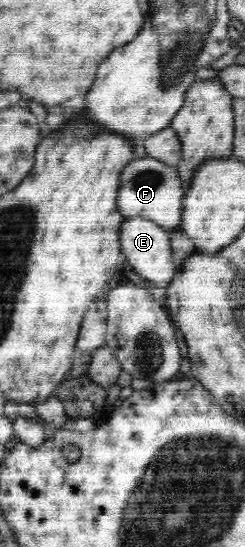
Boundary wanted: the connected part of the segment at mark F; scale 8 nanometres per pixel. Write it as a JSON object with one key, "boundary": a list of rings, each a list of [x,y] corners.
{"boundary":[[[152,157],[134,158],[122,172],[122,186],[118,192],[120,214],[128,218],[141,216],[155,222],[164,230],[173,232],[182,220],[184,187],[176,167],[165,165]]]}

